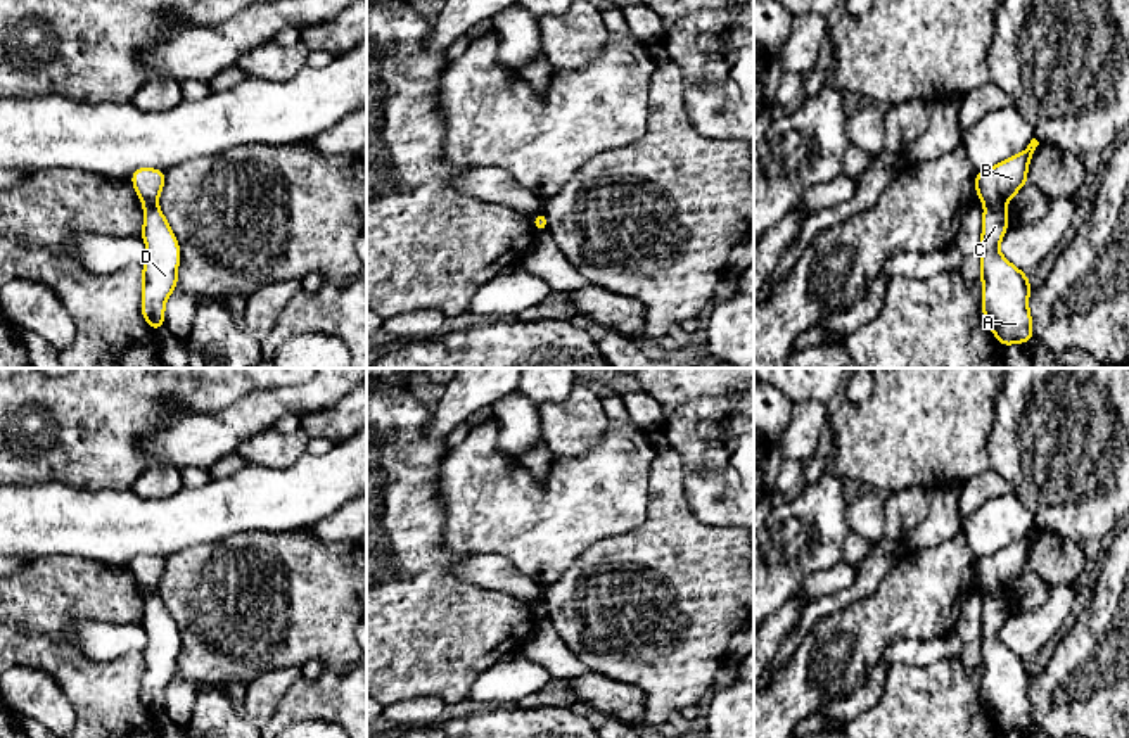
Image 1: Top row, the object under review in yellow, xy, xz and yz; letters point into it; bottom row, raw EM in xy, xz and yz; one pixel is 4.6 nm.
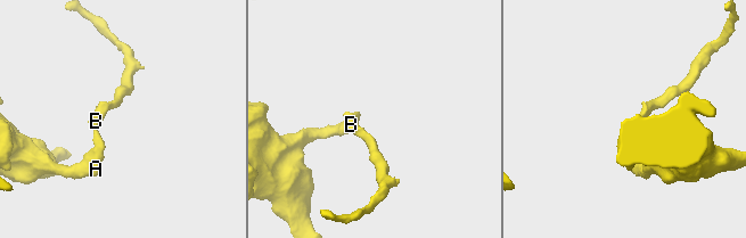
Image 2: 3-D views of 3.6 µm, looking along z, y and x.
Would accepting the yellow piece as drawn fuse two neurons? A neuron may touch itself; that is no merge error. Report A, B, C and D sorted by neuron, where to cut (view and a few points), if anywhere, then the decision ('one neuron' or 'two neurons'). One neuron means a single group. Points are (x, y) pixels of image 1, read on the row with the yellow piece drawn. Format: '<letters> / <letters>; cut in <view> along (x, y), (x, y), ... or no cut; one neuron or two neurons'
A C D / B; cut in yz along (986, 204), (1003, 206); two neurons

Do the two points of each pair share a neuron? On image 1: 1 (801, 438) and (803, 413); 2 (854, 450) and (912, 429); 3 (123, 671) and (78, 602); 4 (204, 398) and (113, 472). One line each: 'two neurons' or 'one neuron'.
1: one neuron
2: one neuron
3: one neuron
4: one neuron

